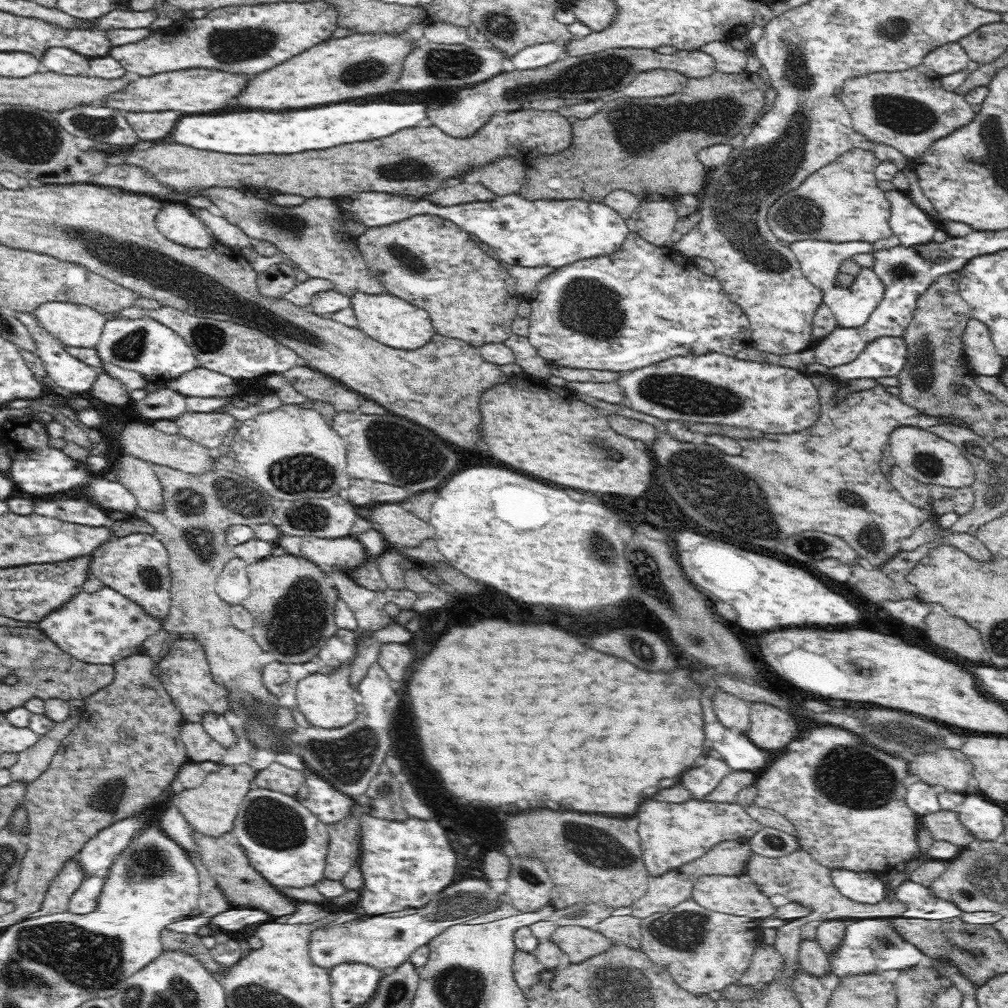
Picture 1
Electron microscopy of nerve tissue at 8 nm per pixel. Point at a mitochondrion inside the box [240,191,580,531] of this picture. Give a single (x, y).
(413, 457)

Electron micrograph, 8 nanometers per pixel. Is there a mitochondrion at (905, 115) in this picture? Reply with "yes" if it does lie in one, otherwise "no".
yes

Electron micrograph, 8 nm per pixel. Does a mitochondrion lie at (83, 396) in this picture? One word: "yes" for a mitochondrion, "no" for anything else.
no

